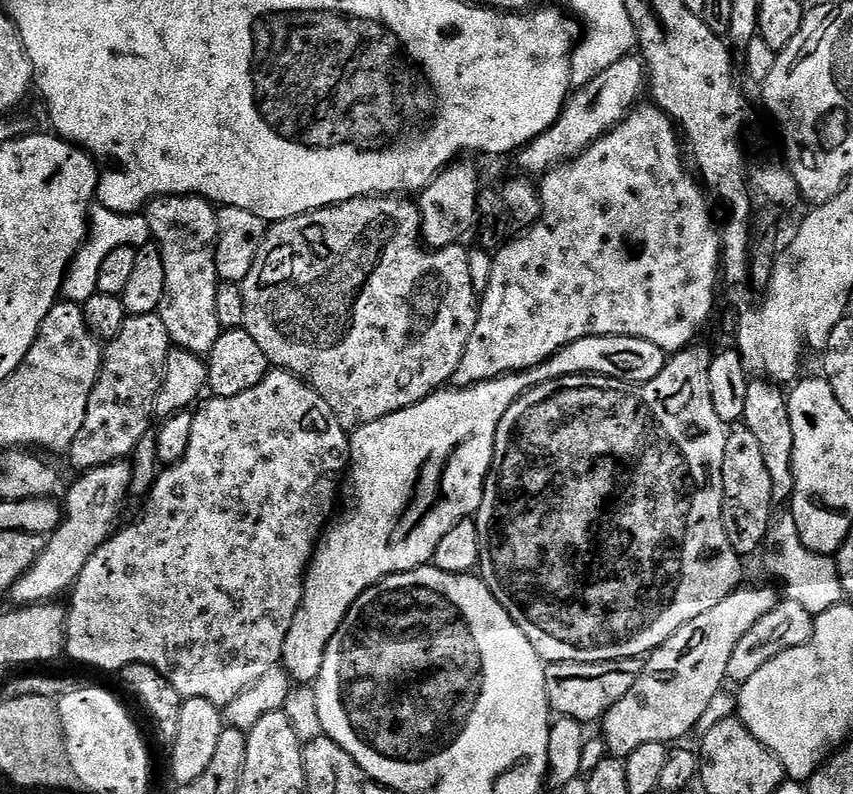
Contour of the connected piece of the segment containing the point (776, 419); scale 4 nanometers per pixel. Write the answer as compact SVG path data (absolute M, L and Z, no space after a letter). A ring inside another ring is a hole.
M767 378L751 379L746 390L746 410L742 424L750 430L750 434L754 434L758 446L762 446L762 458L770 474L773 501L777 505L787 505L794 490L794 434L790 430L787 395Z

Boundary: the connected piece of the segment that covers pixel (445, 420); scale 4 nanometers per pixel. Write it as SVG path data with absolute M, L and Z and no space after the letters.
M587 336L586 338L578 338L578 342L570 342L570 346L566 346L558 354L551 356L546 362L542 362L533 368L527 368L525 372L510 372L507 376L499 376L497 380L487 380L481 384L471 384L468 388L452 386L447 390L434 392L431 396L428 396L414 406L403 408L386 418L378 418L378 422L363 424L360 428L355 429L350 436L350 476L352 472L352 481L349 484L347 481L346 495L342 500L342 511L335 517L331 527L321 535L320 543L316 545L316 550L312 553L312 561L308 563L308 570L304 574L304 593L302 594L300 609L298 610L298 614L294 614L294 622L290 626L290 634L286 636L286 646L284 647L284 658L282 661L284 671L288 673L289 677L297 685L308 686L315 682L320 677L322 662L326 658L328 643L332 641L334 634L338 634L338 630L342 626L346 614L352 609L354 602L358 602L360 595L367 588L373 588L375 584L379 584L381 580L386 579L388 576L425 567L431 561L434 550L438 550L438 544L442 542L442 538L446 538L446 534L450 534L450 530L454 530L454 526L458 526L458 522L471 520L479 513L480 507L482 506L482 498L484 497L484 483L487 482L488 471L492 468L496 431L506 414L506 410L510 410L510 406L514 406L514 402L519 396L525 396L531 388L537 388L540 384L545 384L551 380L561 380L567 376L609 376L612 380L625 380L628 384L645 384L654 378L658 378L658 374L662 374L665 363L666 353L658 346L654 346L654 342L646 342L646 338Z

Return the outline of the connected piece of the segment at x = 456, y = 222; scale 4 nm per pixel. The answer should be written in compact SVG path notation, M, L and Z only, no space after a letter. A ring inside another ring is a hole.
M453 162L444 171L440 172L428 184L428 187L418 196L418 207L420 210L420 234L423 243L429 249L449 248L452 244L459 244L465 238L467 232L471 233L478 223L476 214L476 203L482 191L482 184L479 184L480 176L472 164L460 164L464 162Z

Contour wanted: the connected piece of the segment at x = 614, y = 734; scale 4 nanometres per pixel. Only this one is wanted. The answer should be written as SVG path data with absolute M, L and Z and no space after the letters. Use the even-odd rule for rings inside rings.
M735 588L718 606L706 610L706 614L698 614L694 622L686 622L682 630L678 630L662 646L658 646L650 653L650 659L645 663L644 672L638 678L634 690L622 698L609 710L602 721L604 727L604 740L613 757L627 758L638 750L638 746L646 746L650 742L671 745L680 742L684 735L703 718L708 712L708 707L716 700L720 687L728 680L728 667L738 642L750 634L750 628L762 617L770 614L776 608L778 597L772 588Z

